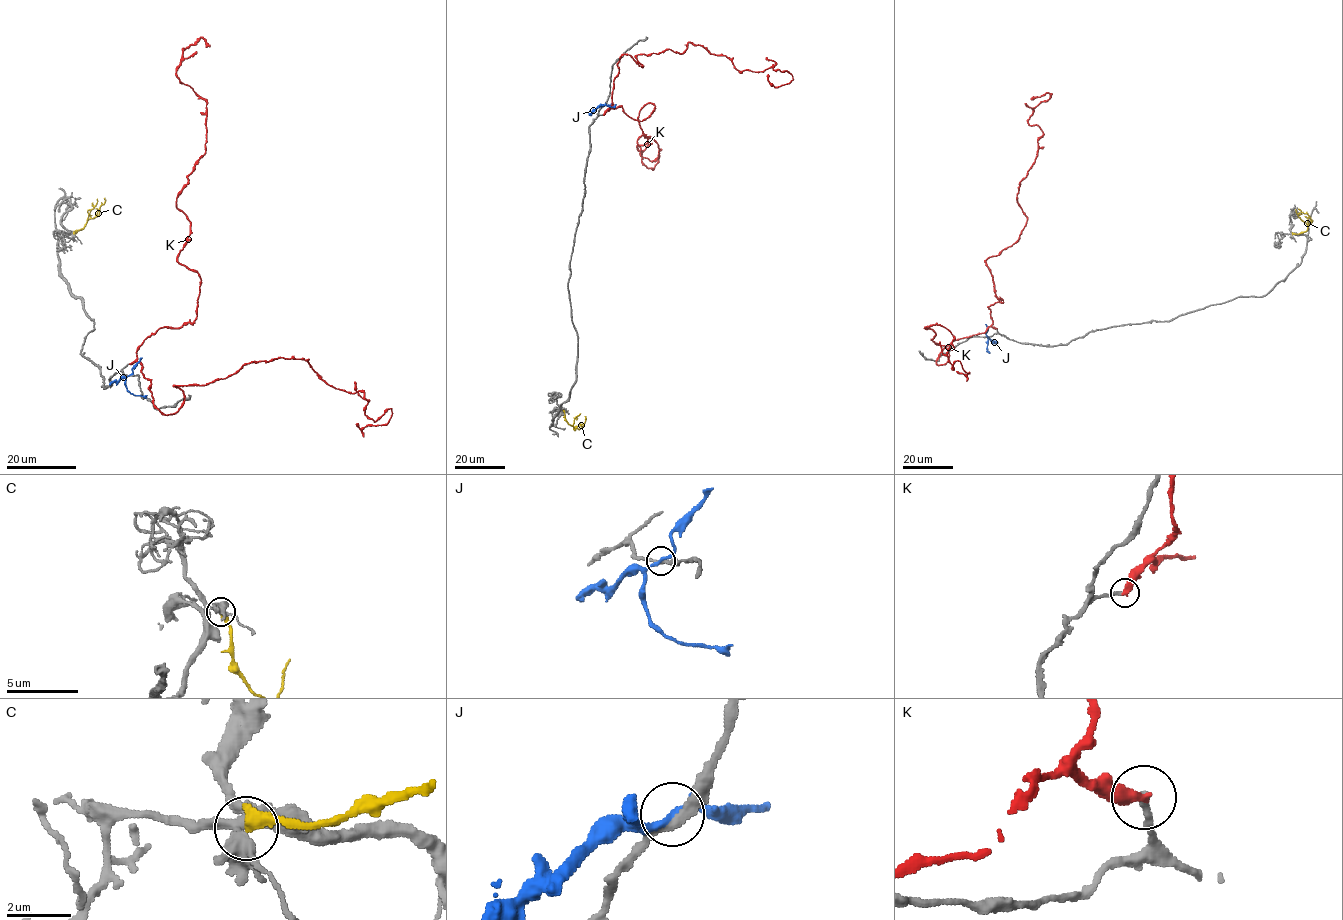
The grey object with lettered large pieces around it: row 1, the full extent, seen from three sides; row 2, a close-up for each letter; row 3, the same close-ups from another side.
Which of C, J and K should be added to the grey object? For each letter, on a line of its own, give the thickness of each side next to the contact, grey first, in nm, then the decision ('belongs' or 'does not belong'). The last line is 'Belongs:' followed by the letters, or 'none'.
C: calibres 360 and 440 nm; does not belong
J: calibres 280 and 200 nm; does not belong
K: calibres 190 and 400 nm; does not belong
Belongs: none

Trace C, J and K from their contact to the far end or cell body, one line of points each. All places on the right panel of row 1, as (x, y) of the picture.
C: (1292, 234), (1305, 232), (1311, 223), (1310, 216), (1298, 208)
J: (987, 336), (986, 351)
K: (997, 328), (952, 341), (937, 365), (948, 352), (924, 328), (948, 330), (952, 369), (969, 373), (956, 371)

